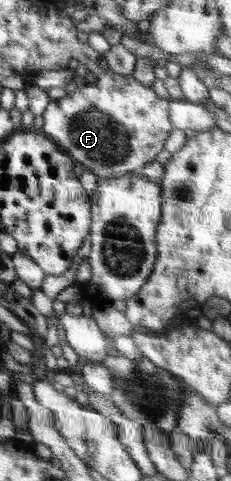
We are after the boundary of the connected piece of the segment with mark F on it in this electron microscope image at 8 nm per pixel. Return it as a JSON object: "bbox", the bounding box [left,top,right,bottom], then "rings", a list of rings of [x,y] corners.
{"bbox":[41,69,174,179],"rings":[[[109,69],[107,71],[101,71],[96,82],[88,83],[80,88],[77,87],[75,92],[69,92],[62,98],[56,100],[51,99],[50,104],[42,116],[44,123],[41,130],[45,135],[51,136],[53,140],[56,140],[56,142],[64,148],[64,151],[67,152],[69,156],[75,157],[75,160],[83,164],[86,170],[91,171],[101,178],[104,177],[107,179],[116,179],[127,174],[138,173],[146,164],[155,161],[155,156],[157,156],[159,152],[163,152],[165,141],[169,133],[174,129],[173,122],[170,120],[170,101],[159,98],[152,86],[148,87],[139,84],[132,75],[114,73]]]}

